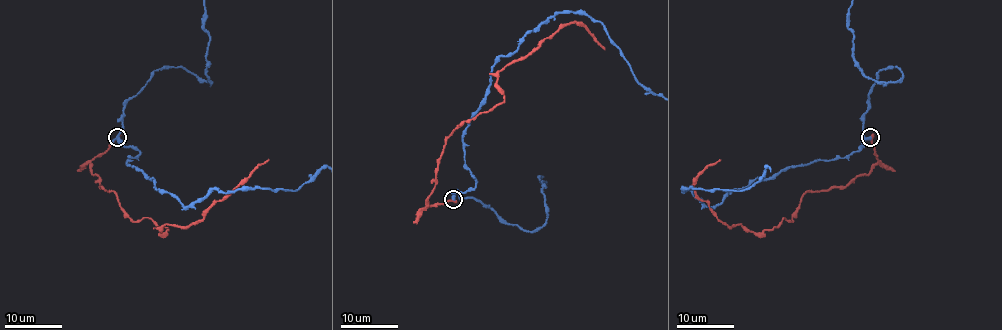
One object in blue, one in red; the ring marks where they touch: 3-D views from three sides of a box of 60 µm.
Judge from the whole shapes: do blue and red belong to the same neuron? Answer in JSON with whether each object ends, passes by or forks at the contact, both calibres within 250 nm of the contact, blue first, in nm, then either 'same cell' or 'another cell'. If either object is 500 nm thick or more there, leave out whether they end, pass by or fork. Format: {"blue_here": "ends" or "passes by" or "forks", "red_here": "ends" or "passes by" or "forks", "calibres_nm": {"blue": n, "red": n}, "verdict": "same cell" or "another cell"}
{"blue_here": "ends", "red_here": "ends", "calibres_nm": {"blue": 480, "red": 380}, "verdict": "another cell"}

